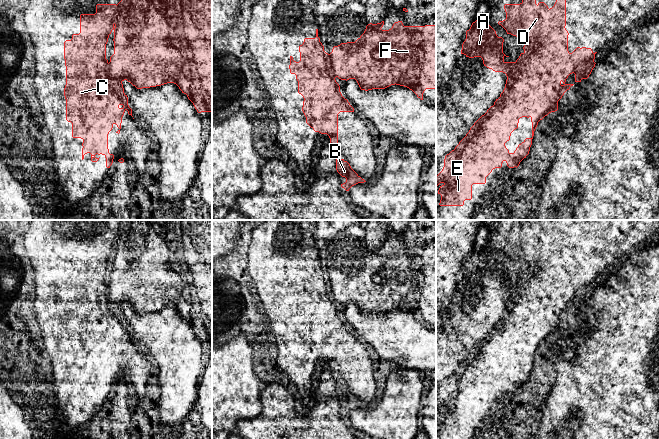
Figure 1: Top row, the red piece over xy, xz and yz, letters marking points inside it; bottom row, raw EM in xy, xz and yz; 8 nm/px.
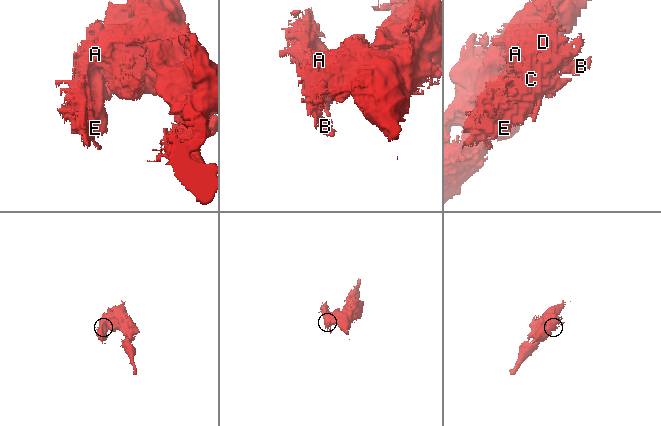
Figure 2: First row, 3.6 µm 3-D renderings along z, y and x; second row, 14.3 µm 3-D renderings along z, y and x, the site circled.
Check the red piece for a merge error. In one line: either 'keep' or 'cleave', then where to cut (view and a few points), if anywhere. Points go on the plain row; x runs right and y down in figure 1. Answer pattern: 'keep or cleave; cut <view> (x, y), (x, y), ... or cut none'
cleave; cut xz (327, 278), (331, 294), (336, 300)

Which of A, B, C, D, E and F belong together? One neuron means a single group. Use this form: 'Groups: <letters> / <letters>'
Groups: A F / B C D E

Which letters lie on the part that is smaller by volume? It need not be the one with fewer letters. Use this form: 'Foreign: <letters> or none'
Foreign: B, C, D, E

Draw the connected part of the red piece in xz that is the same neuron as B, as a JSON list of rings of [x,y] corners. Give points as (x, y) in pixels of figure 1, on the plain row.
[[[316,253],[315,262],[305,262],[302,269],[299,270],[300,285],[296,286],[290,280],[290,297],[296,299],[298,305],[298,317],[304,322],[302,335],[306,341],[306,347],[315,355],[321,358],[327,358],[330,362],[330,371],[336,383],[336,394],[346,402],[346,406],[341,411],[346,415],[358,408],[366,406],[362,403],[344,383],[338,381],[338,338],[340,336],[354,336],[354,332],[345,323],[341,316],[340,310],[336,306],[335,298],[330,290],[329,279],[324,275],[324,270],[318,261]]]

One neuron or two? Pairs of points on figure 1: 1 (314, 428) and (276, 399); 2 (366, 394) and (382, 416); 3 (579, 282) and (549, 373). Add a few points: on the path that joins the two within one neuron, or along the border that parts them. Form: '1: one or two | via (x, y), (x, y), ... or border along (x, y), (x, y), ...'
1: one | via (304, 426), (301, 426), (284, 409)
2: two | border along (374, 403), (366, 406)
3: one | via (556, 305), (540, 321), (539, 350)

